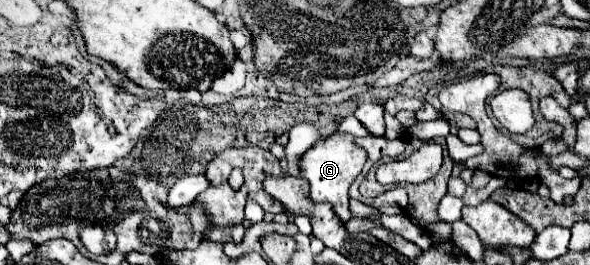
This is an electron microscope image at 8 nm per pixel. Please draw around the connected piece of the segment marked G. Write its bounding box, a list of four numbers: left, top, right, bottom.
[301,133,367,223]

